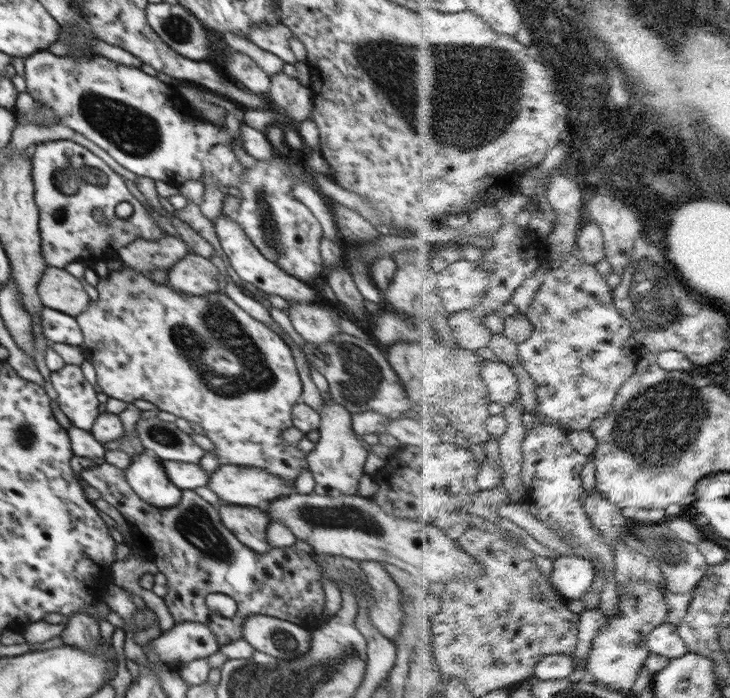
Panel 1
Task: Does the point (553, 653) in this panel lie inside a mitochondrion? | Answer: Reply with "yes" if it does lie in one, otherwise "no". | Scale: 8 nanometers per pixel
no

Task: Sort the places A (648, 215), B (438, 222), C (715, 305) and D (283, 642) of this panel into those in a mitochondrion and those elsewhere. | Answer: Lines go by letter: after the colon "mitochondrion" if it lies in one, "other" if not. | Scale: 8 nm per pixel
A: other
B: other
C: other
D: mitochondrion

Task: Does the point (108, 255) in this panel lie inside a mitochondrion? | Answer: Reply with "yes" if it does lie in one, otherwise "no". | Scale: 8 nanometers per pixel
no

